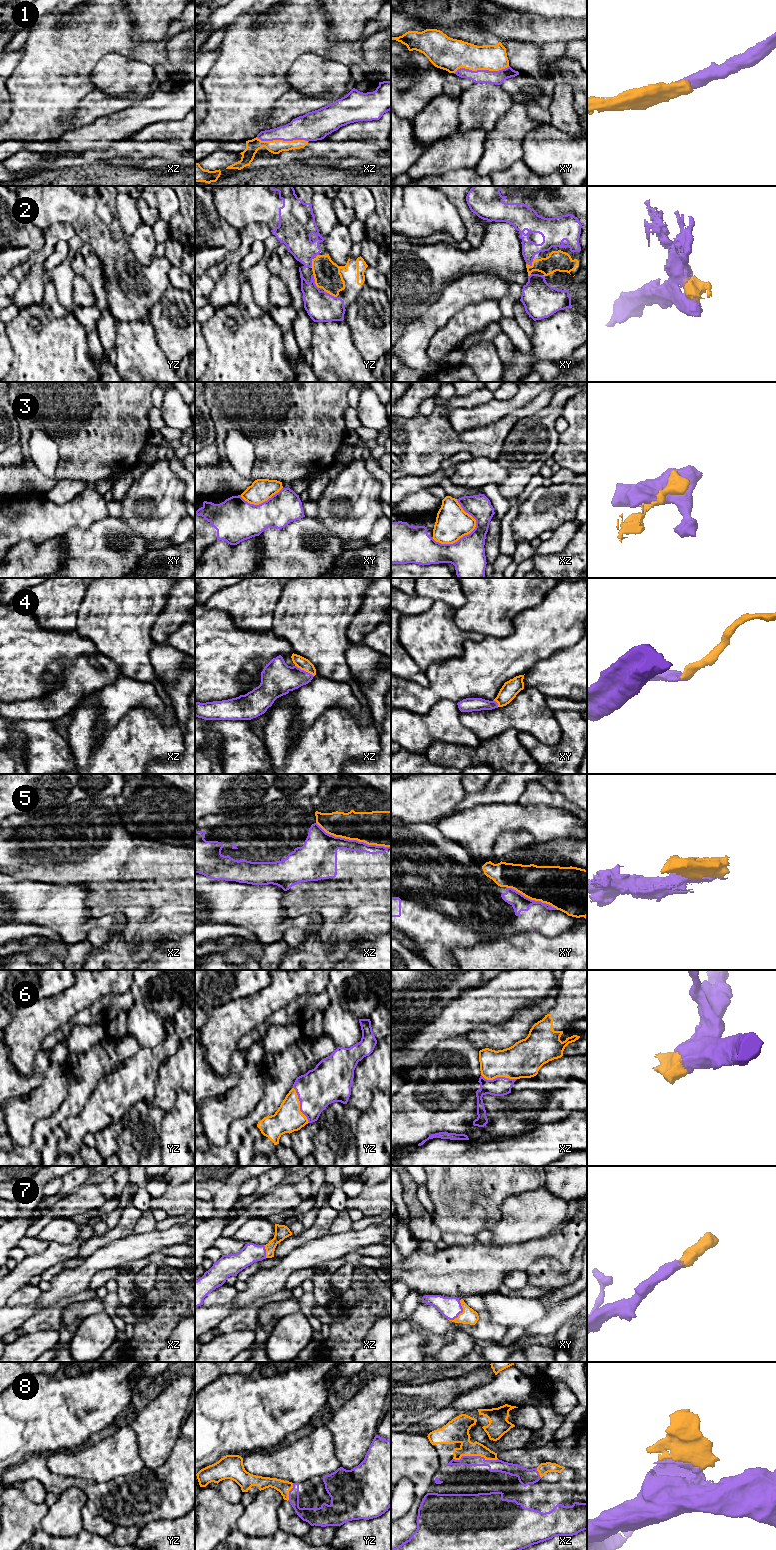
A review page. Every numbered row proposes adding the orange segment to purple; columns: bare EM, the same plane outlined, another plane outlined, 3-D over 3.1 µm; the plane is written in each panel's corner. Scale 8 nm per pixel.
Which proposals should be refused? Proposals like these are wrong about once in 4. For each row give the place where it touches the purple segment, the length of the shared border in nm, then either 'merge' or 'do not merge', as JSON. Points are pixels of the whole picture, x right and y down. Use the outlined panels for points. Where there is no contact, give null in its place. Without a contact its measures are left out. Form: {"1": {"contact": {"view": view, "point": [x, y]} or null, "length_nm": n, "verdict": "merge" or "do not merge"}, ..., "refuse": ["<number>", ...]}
{"1": {"contact": {"view": "xy", "point": [481, 70]}, "length_nm": 460, "verdict": "merge"}, "2": {"contact": {"view": "yz", "point": [314, 281]}, "length_nm": 130, "verdict": "merge"}, "3": {"contact": {"view": "xz", "point": [473, 530]}, "length_nm": 400, "verdict": "do not merge"}, "4": {"contact": {"view": "xz", "point": [303, 670]}, "length_nm": 180, "verdict": "merge"}, "5": {"contact": {"view": "xz", "point": [353, 840]}, "length_nm": 650, "verdict": "do not merge"}, "6": {"contact": {"view": "xz", "point": [499, 1077]}, "length_nm": 300, "verdict": "merge"}, "7": {"contact": {"view": "xy", "point": [461, 1312]}, "length_nm": 190, "verdict": "merge"}, "8": {"contact": {"view": "xz", "point": [475, 1456]}, "length_nm": 360, "verdict": "merge"}, "refuse": ["3", "5"]}

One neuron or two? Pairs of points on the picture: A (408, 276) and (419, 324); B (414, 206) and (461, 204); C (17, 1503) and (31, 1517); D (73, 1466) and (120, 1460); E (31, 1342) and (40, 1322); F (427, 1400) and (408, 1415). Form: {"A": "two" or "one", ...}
{"A": "two", "B": "two", "C": "one", "D": "one", "E": "two", "F": "one"}

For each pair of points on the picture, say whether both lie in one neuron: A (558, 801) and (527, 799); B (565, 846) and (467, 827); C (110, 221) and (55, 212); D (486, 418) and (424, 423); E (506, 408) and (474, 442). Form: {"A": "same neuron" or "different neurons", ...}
{"A": "same neuron", "B": "different neurons", "C": "same neuron", "D": "different neurons", "E": "different neurons"}

